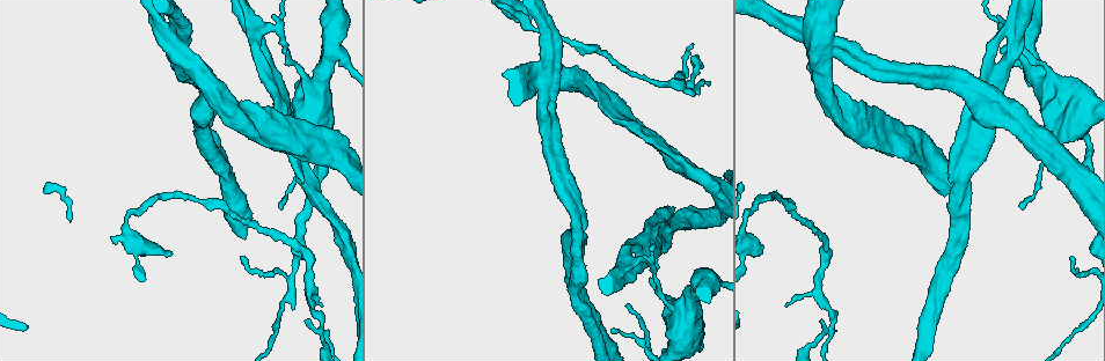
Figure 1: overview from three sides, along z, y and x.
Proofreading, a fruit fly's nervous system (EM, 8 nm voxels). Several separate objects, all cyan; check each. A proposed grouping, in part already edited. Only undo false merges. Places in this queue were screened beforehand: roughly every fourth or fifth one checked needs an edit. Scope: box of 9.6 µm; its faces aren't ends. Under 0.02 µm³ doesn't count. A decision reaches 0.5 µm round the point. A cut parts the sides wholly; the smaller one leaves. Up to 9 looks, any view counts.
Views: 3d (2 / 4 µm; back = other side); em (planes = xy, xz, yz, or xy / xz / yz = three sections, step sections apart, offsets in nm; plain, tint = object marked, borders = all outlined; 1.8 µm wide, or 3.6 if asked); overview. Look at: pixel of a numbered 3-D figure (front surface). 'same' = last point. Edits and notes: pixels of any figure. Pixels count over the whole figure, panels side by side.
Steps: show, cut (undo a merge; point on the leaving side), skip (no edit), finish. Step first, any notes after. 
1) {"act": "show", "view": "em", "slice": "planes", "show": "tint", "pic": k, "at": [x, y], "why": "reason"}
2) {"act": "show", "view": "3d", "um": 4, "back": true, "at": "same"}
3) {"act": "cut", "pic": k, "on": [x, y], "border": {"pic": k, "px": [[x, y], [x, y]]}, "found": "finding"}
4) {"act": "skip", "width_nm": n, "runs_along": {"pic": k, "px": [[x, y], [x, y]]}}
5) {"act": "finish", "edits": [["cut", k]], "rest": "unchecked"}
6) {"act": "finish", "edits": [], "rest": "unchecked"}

{"act": "show", "view": "em", "slice": "xy", "step": 8, "show": "tint", "pic": 1, "at": [201, 135], "why": "arms run side by side"}

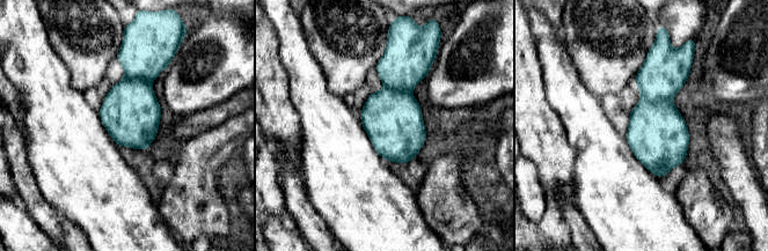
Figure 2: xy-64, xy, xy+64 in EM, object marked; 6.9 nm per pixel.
{"act": "skip", "found": "all the same cell"}

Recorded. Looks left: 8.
{"act": "show", "view": "3d", "um": 4, "pic": 1, "at": [1077, 123]}

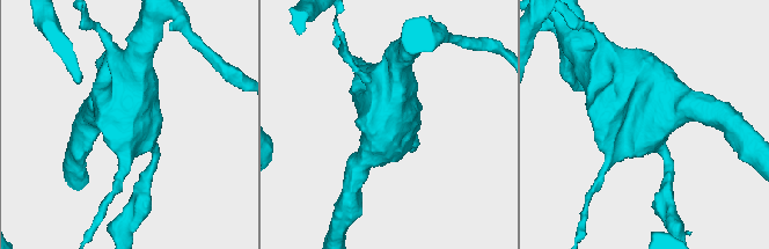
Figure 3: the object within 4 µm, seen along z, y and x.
{"act": "show", "view": "em", "um": 3.6, "slice": "planes", "show": "plain", "pic": 3, "at": [647, 128]}

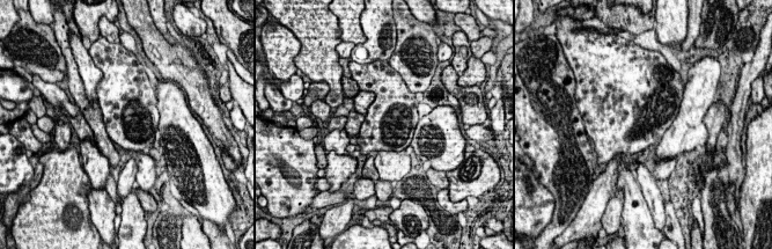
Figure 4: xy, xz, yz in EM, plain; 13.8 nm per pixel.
{"act": "show", "view": "em", "um": 3.6, "slice": "planes", "show": "tint", "at": "same", "why": "with the object marked"}

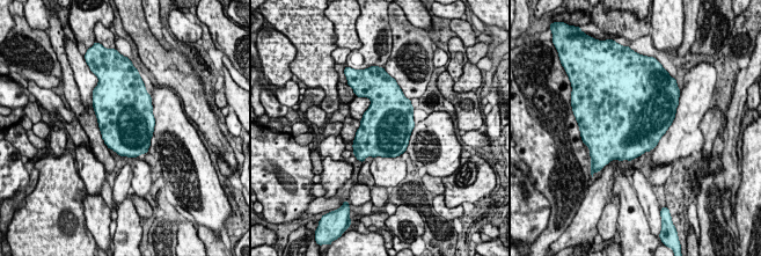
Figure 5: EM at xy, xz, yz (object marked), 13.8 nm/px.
{"act": "skip", "found": "all the same cell"}

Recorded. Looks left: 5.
{"act": "show", "view": "em", "slice": "planes", "show": "tint", "pic": 1, "at": [657, 242], "why": "arms part here"}

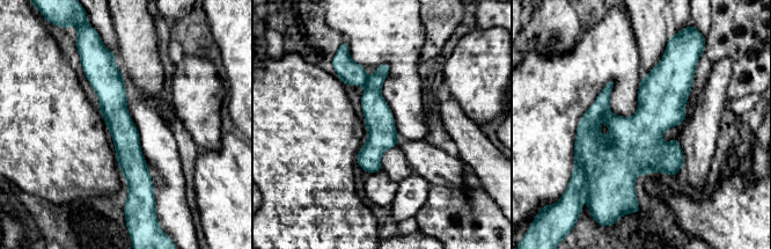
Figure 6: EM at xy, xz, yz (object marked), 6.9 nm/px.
{"act": "skip", "width_nm": 190, "runs_along": {"pic": 6, "px": [[110, 60], [136, 197]]}, "found": "all the same cell"}

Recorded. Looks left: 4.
{"act": "show", "view": "em", "slice": "planes", "show": "tint", "pic": 1, "at": [831, 327]}

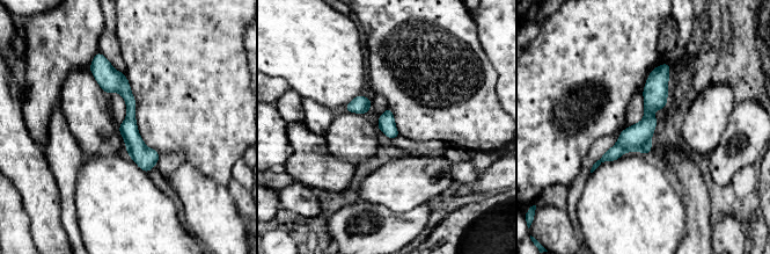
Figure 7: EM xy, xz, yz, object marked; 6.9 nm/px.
{"act": "cut", "pic": 7, "on": [614, 153], "width_nm": 110, "border": {"pic": 7, "px": [[616, 143], [625, 152]]}, "found": "two cells meet here"}

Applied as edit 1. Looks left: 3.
{"act": "finish", "edits": [["cut", 7]], "rest": "unchecked"}

